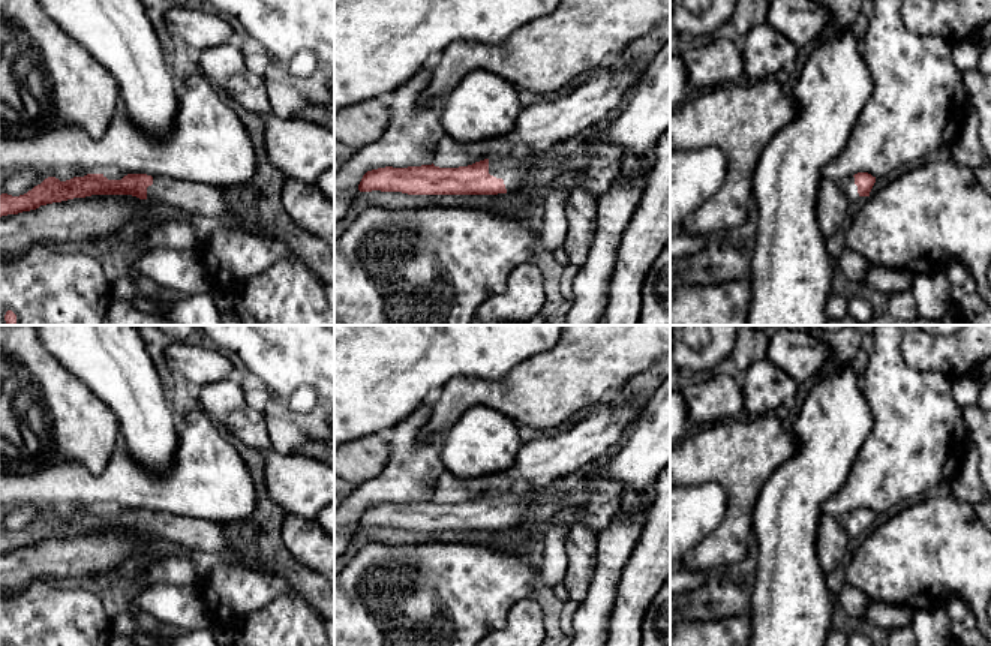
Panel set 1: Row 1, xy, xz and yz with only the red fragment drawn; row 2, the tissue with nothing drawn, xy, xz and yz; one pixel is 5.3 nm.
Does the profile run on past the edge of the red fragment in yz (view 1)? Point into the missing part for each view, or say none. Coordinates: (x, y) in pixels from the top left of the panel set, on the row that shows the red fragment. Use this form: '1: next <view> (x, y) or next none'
1: next yz (847, 185)

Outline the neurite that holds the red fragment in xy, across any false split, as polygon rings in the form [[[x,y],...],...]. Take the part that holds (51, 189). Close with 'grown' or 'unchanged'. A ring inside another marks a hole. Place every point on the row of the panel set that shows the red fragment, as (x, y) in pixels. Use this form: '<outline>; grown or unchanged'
[[[87,174],[66,181],[48,177],[19,196],[1,193],[0,217],[91,195],[132,195],[151,202],[163,202],[195,216],[219,220],[232,216],[222,187],[147,174],[127,174],[121,180],[108,180],[103,174]]]; grown

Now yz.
[[[858,172],[838,181],[849,202],[858,201],[861,196],[870,196],[874,183],[876,177],[868,172]]]; grown

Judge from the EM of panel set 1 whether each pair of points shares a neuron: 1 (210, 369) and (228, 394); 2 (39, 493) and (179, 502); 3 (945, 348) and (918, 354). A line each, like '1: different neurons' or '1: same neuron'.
1: different neurons
2: same neuron
3: same neuron

